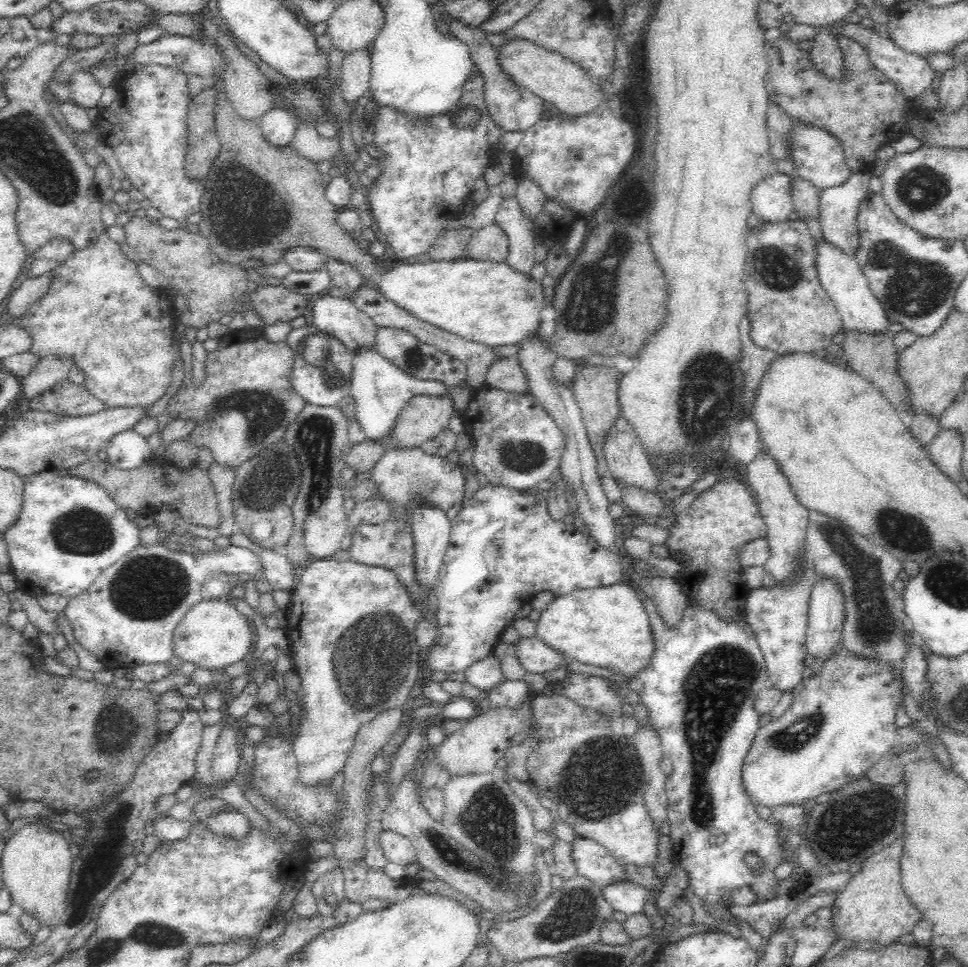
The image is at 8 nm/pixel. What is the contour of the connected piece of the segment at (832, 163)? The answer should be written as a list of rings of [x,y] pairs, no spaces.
[[[794,124],[794,130],[789,136],[789,143],[791,144],[791,161],[796,166],[796,174],[820,189],[842,184],[854,172],[844,162],[844,151],[840,148],[836,137],[832,137],[830,133],[826,133],[820,128]]]

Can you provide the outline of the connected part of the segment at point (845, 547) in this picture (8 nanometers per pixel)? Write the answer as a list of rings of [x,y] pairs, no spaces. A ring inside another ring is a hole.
[[[809,512],[807,556],[812,561],[816,581],[832,579],[840,585],[844,596],[844,620],[840,644],[843,654],[866,657],[900,671],[907,657],[907,634],[913,626],[905,612],[896,612],[897,592],[892,583],[902,570],[901,560],[887,550],[857,534],[842,522],[826,514]]]

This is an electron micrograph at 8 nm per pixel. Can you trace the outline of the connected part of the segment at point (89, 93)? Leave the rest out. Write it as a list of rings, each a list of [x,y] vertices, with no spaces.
[[[75,72],[69,77],[67,85],[70,88],[70,102],[85,109],[99,106],[103,88],[92,73]]]

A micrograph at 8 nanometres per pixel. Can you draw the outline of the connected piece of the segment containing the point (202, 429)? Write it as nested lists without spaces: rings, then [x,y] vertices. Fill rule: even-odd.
[[[260,336],[256,338],[256,340],[248,340],[242,342],[236,342],[234,344],[230,344],[229,346],[219,346],[212,352],[207,352],[206,358],[203,361],[204,366],[204,382],[200,382],[198,386],[193,384],[193,380],[191,380],[191,384],[189,386],[180,385],[180,388],[176,391],[176,393],[169,400],[166,405],[165,412],[166,414],[174,419],[188,419],[188,421],[192,421],[192,430],[190,430],[190,443],[192,445],[198,447],[198,450],[203,448],[207,448],[212,453],[212,457],[214,458],[214,463],[222,466],[223,468],[233,468],[236,470],[240,467],[240,464],[244,464],[244,462],[248,462],[248,459],[254,458],[260,454],[262,454],[269,446],[272,446],[274,443],[282,440],[284,438],[284,433],[286,432],[287,426],[296,418],[297,414],[300,414],[300,410],[304,408],[306,401],[299,397],[298,394],[294,393],[294,389],[290,387],[290,368],[292,368],[292,351],[288,350],[288,345],[286,345],[285,341],[268,343],[264,336]]]

